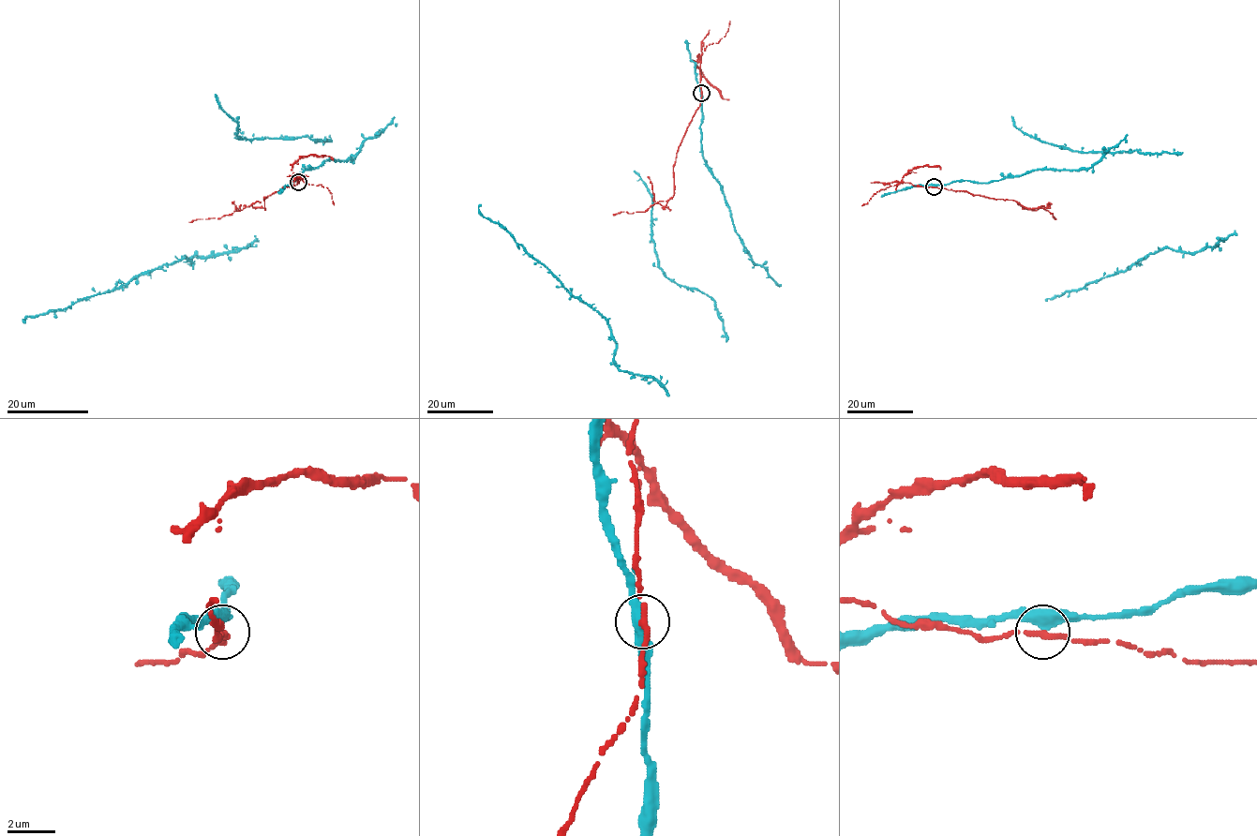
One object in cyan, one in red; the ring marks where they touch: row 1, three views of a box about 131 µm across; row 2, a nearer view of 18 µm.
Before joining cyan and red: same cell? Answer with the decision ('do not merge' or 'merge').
do not merge

